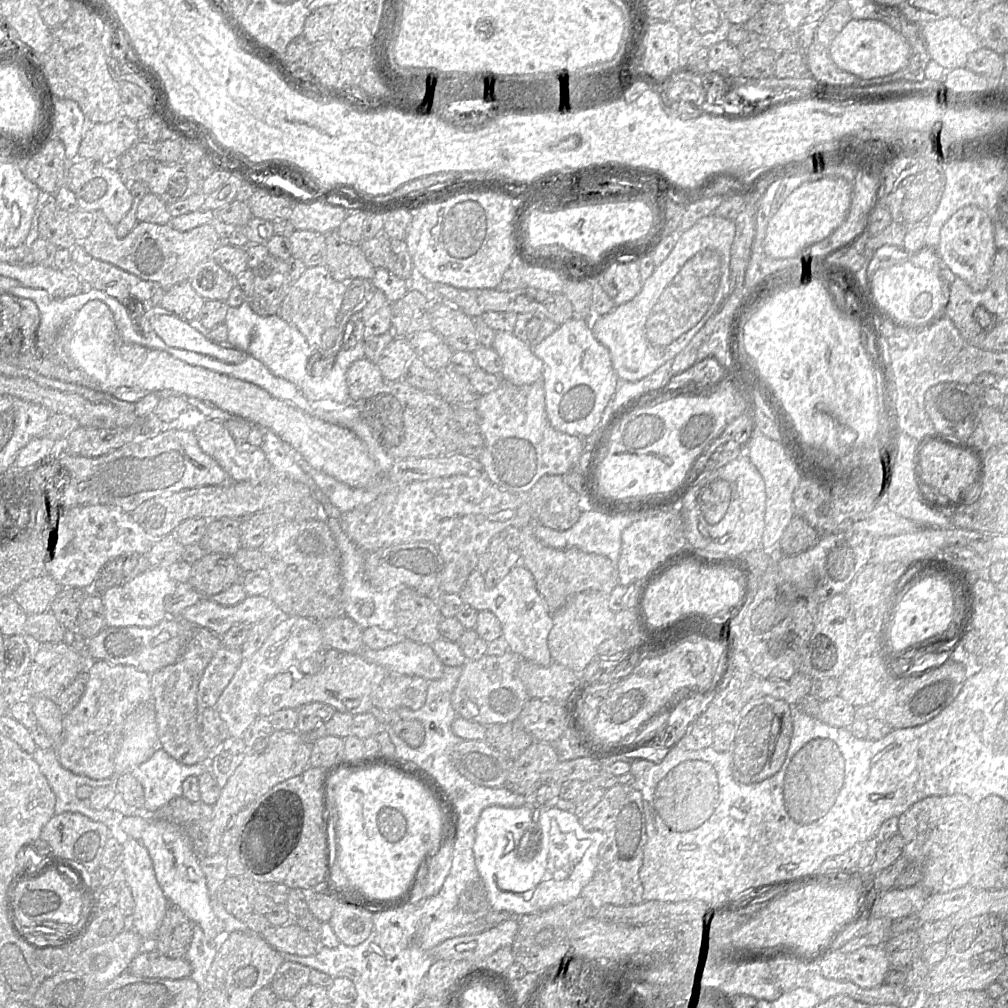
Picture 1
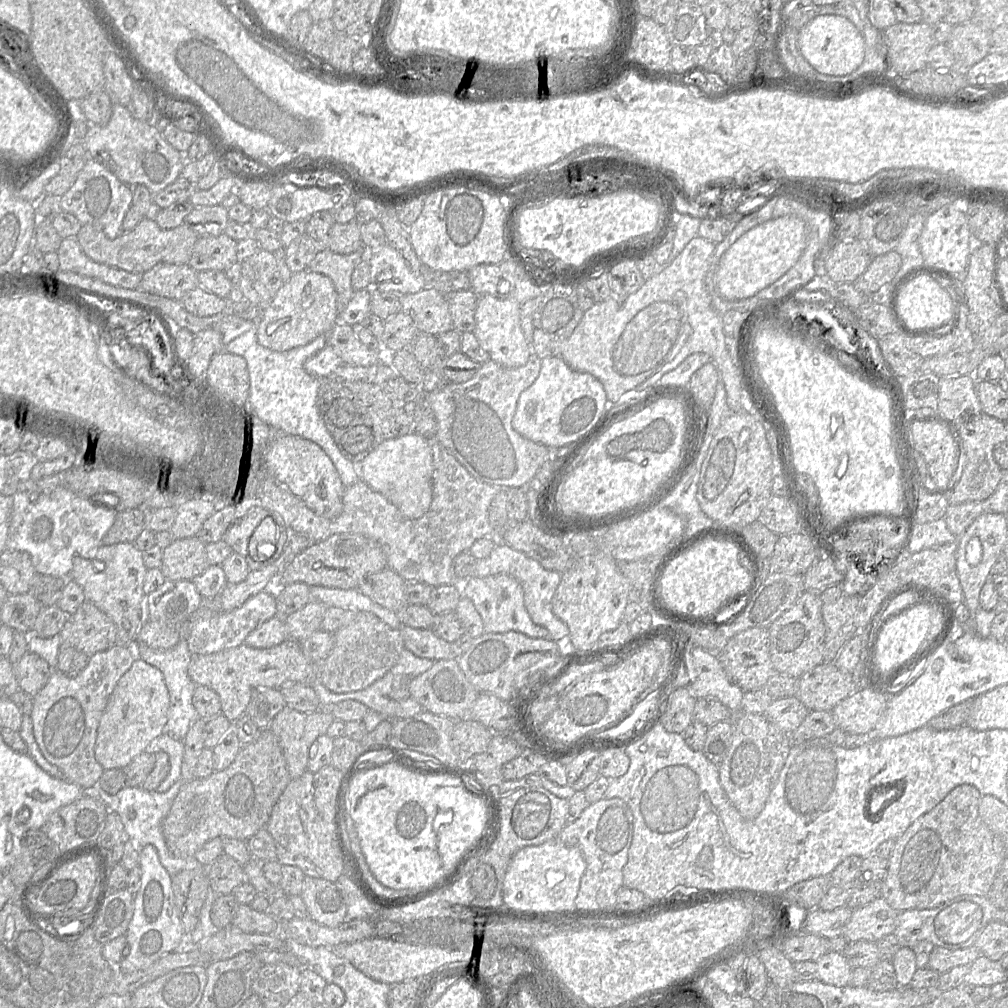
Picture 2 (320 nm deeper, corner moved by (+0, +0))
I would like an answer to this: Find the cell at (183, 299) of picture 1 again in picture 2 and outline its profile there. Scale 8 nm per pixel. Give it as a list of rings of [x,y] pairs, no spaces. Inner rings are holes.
[[[158,263],[142,274],[136,289],[181,300],[187,292],[198,285],[198,272],[189,264]]]

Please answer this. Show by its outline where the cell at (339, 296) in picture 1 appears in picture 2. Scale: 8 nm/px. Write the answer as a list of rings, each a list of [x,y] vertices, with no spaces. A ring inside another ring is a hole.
[[[362,245],[349,254],[336,253],[328,248],[319,248],[310,262],[308,269],[328,276],[337,292],[338,315],[344,311],[355,290],[351,284],[351,276],[357,263],[366,259],[368,250]]]

